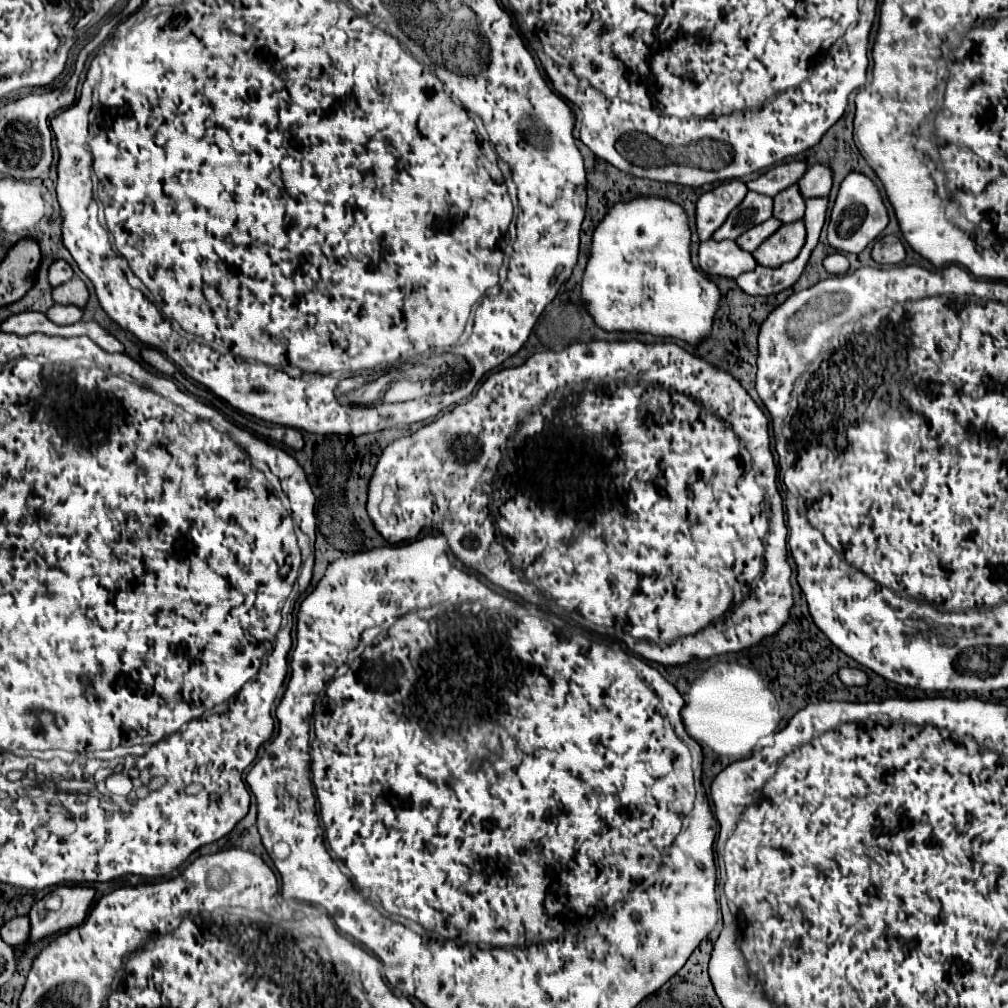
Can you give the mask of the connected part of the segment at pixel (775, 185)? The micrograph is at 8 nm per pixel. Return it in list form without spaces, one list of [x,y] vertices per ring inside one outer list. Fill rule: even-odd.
[[[790,161],[790,163],[782,163],[776,165],[774,169],[768,169],[766,173],[746,179],[746,187],[748,191],[760,193],[760,195],[768,195],[774,197],[780,191],[784,191],[786,187],[794,185],[806,171],[806,163],[802,161]]]

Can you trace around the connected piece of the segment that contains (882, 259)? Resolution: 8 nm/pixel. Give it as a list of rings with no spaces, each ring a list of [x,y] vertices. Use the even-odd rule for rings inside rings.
[[[884,235],[872,247],[872,259],[880,265],[898,265],[904,261],[904,245],[896,235]]]

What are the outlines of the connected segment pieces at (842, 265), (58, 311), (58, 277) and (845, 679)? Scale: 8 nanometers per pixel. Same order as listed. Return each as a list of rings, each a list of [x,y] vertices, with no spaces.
[[[834,253],[834,255],[828,255],[824,259],[824,269],[830,273],[830,275],[844,275],[848,271],[848,259],[840,253]]]
[[[52,305],[46,311],[46,317],[50,317],[50,321],[54,321],[56,325],[72,325],[72,323],[80,321],[82,309],[74,307],[74,305]]]
[[[54,261],[54,263],[50,265],[50,269],[48,269],[48,283],[50,283],[52,287],[58,287],[58,285],[70,281],[72,275],[74,275],[74,273],[72,273],[72,267],[70,267],[66,261]]]
[[[844,667],[844,669],[838,671],[838,677],[840,677],[840,681],[844,685],[866,685],[868,683],[866,673],[860,671],[860,669],[848,669],[848,667]]]

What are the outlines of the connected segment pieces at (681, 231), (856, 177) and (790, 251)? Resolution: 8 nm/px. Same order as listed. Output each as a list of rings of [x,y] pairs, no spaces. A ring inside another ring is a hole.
[[[640,197],[628,203],[616,203],[594,231],[592,255],[584,271],[582,299],[584,303],[596,303],[596,307],[592,305],[588,311],[596,325],[606,331],[640,331],[698,345],[712,327],[720,291],[690,261],[690,229],[684,209],[668,199]]]
[[[850,173],[838,191],[836,203],[830,213],[828,223],[828,243],[840,251],[840,253],[862,253],[868,243],[872,243],[888,225],[888,211],[882,203],[882,197],[876,189],[876,185],[862,173]]]
[[[802,221],[782,225],[778,233],[774,233],[770,239],[766,239],[752,255],[758,265],[764,267],[780,267],[782,263],[788,263],[798,257],[802,245],[806,239],[806,227]]]

